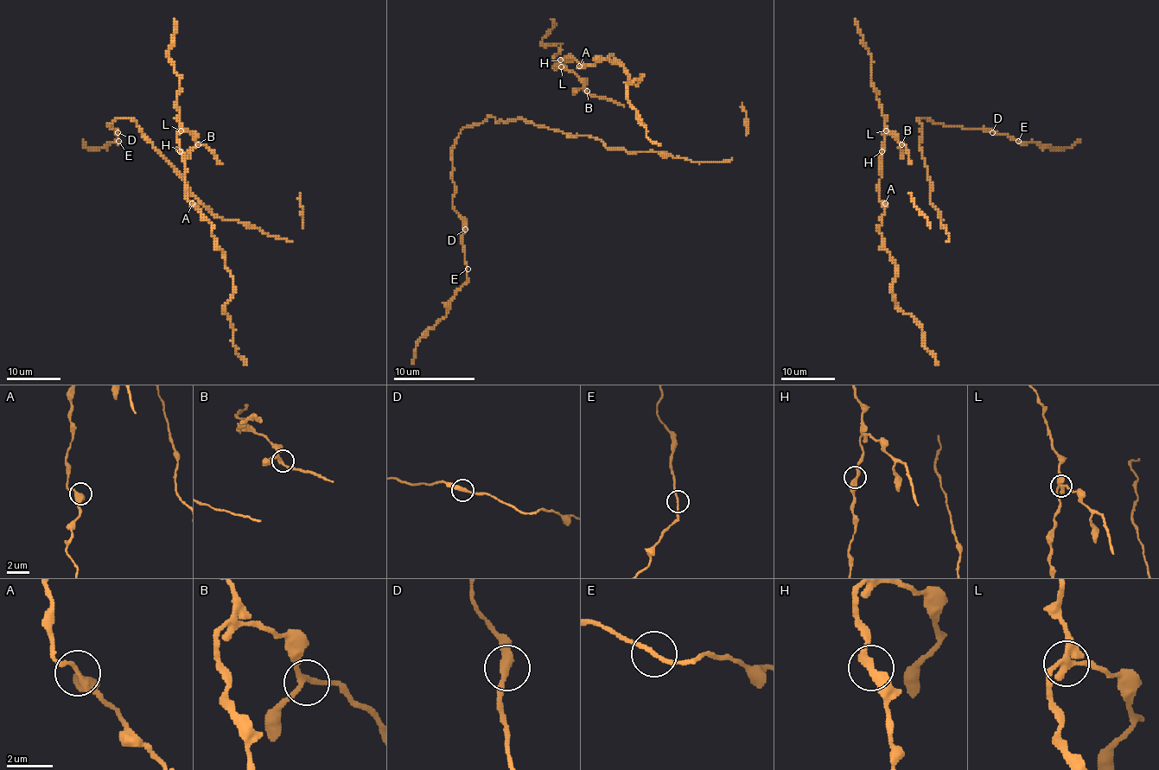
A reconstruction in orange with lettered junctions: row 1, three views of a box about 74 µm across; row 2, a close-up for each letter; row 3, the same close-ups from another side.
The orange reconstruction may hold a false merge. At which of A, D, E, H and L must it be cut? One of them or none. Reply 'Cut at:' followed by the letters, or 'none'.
Cut at: L

